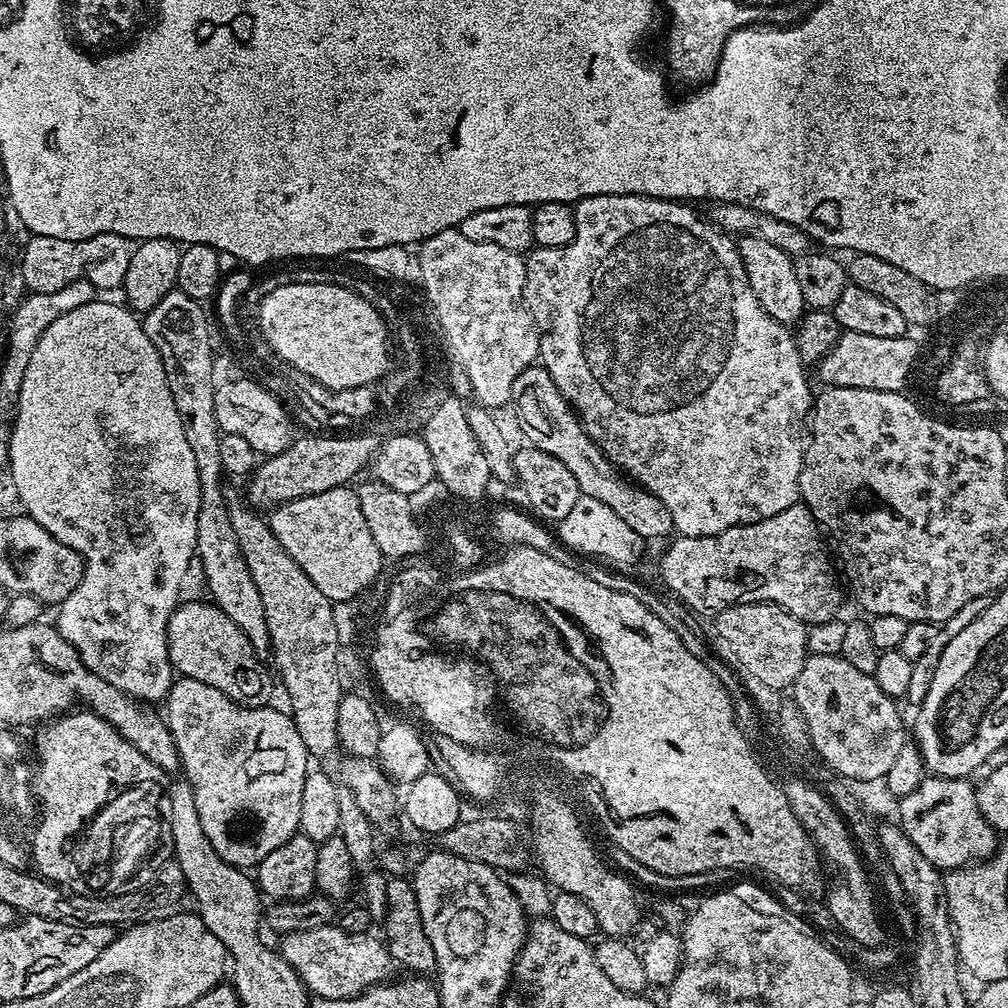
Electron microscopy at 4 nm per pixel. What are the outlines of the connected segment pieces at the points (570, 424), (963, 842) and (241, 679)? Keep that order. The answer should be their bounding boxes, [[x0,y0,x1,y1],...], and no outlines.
[[512,364,673,536],[898,775,998,870],[168,600,269,708]]

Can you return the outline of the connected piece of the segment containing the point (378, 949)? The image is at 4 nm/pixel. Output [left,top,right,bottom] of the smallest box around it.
[278,923,394,998]

